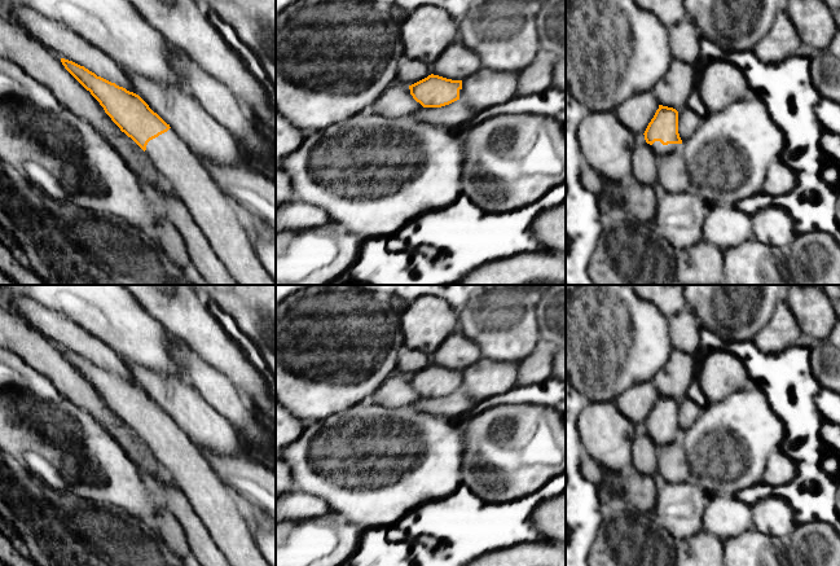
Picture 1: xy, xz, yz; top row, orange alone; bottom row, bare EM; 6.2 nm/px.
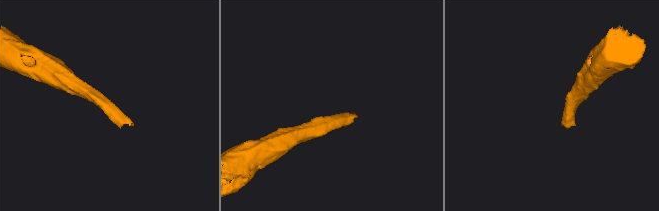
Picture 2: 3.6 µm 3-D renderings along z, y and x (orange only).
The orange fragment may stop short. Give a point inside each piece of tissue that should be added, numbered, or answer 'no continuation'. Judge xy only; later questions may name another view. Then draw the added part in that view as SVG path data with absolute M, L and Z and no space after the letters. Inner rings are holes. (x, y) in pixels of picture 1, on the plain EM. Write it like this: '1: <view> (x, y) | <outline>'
1: xy (215, 504) | M172 418L150 430L145 443L171 473L230 566L271 566L238 509L238 497L220 481L202 449Z

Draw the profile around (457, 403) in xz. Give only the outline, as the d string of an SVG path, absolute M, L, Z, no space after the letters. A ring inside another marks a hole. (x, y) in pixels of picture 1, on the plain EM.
M457 390L441 398L422 398L410 404L412 408L439 417L456 417L474 408L478 402L466 391Z

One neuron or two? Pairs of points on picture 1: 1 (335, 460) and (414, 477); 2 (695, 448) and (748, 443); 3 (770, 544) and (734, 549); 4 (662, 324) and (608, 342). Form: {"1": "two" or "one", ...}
{"1": "one", "2": "one", "3": "one", "4": "one"}

